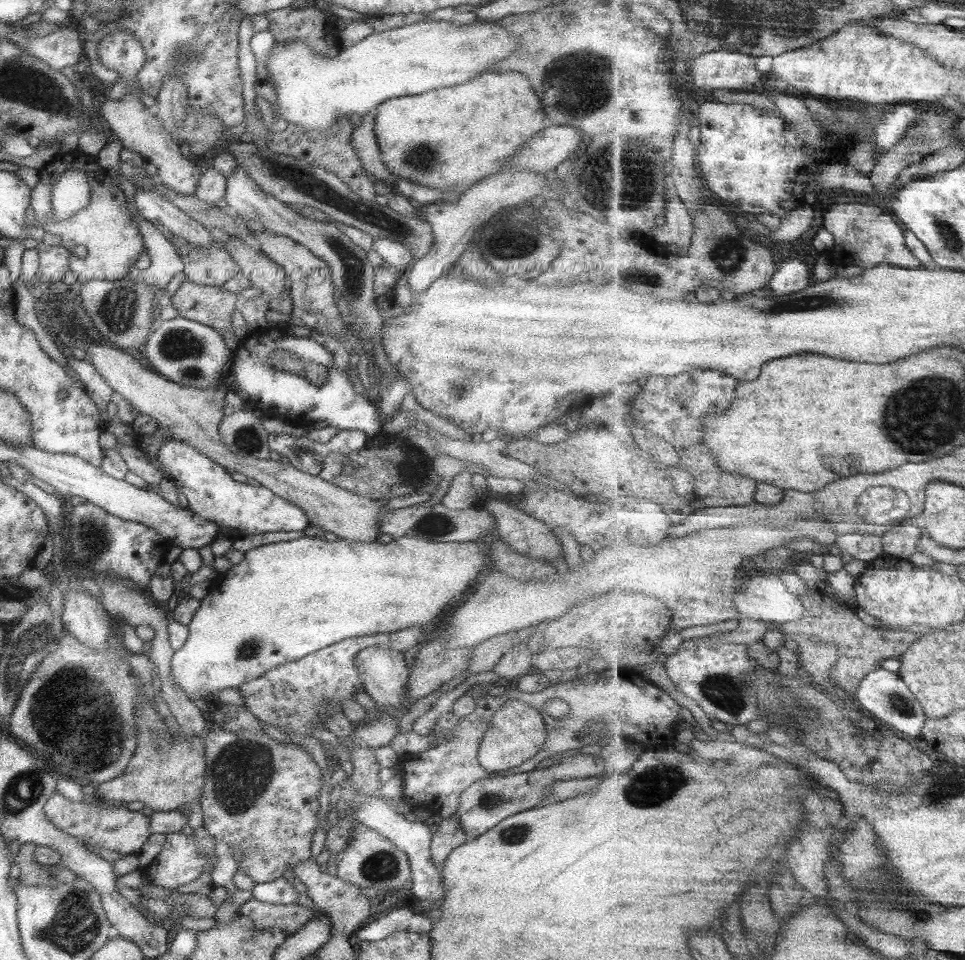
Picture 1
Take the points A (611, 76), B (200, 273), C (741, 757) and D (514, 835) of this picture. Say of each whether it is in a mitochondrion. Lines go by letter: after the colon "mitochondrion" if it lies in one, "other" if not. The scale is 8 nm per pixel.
A: mitochondrion
B: other
C: other
D: mitochondrion

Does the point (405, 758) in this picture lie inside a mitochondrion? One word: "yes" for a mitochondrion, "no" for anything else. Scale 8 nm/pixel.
no

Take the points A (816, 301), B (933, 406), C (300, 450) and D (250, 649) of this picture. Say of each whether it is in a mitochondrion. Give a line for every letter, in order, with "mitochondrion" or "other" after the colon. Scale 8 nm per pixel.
A: mitochondrion
B: mitochondrion
C: other
D: mitochondrion

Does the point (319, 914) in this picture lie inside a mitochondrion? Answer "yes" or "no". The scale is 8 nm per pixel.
no

